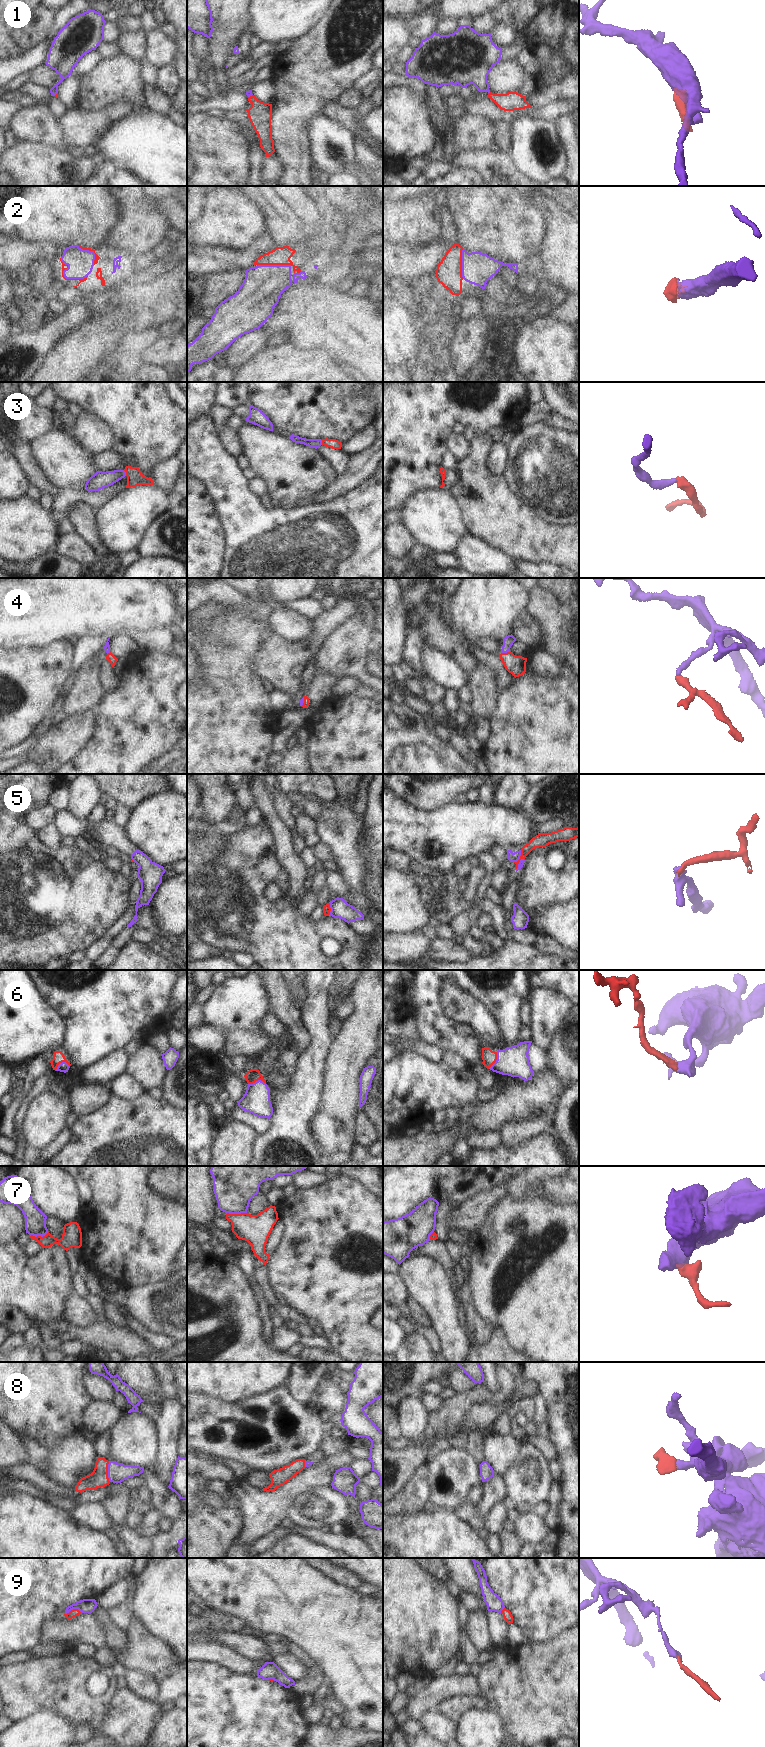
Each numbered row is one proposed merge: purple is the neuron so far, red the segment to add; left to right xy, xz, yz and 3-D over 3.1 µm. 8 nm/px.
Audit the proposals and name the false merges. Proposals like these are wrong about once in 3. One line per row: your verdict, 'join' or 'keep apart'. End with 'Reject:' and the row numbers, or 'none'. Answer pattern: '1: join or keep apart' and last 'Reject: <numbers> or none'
1: join
2: join
3: join
4: join
5: keep apart
6: join
7: keep apart
8: join
9: keep apart
Reject: 5, 7, 9

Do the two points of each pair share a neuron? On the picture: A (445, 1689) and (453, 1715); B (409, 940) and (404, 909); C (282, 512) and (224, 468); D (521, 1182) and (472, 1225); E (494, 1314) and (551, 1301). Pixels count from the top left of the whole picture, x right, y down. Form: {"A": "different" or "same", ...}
{"A": "different", "B": "different", "C": "same", "D": "same", "E": "same"}

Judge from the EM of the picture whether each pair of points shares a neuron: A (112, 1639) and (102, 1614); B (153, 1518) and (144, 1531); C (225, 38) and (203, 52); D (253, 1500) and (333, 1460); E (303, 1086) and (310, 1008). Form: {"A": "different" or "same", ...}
{"A": "same", "B": "same", "C": "different", "D": "same", "E": "same"}

